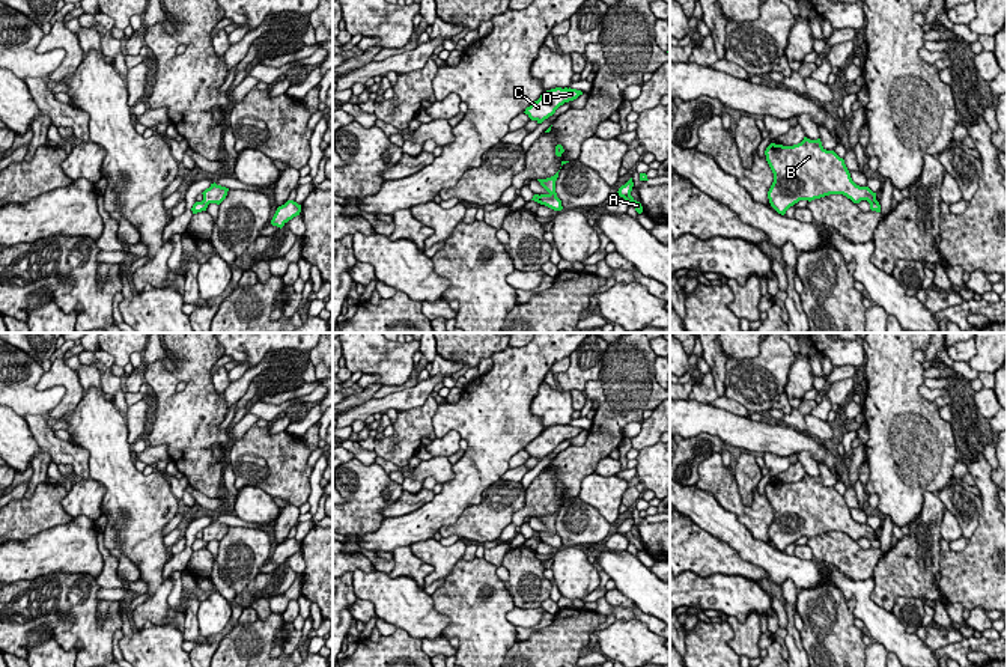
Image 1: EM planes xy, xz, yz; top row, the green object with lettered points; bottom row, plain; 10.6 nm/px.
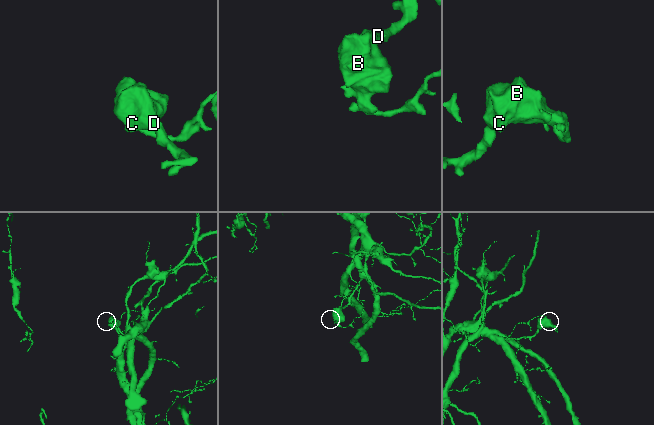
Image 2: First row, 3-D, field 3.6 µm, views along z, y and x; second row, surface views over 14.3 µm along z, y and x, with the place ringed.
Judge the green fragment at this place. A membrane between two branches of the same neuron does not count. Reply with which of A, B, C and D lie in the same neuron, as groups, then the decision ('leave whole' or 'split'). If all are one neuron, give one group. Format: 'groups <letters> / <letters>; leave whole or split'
groups A / B C D; split

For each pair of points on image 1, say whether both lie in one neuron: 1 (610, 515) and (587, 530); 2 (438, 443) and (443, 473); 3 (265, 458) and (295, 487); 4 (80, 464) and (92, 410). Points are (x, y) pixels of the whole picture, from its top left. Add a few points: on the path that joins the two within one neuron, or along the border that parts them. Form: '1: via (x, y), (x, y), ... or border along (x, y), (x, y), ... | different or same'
1: border along (578, 496), (610, 524) | different
2: border along (447, 456), (432, 458) | different
3: via (273, 464), (288, 479) | same
4: border along (69, 440), (88, 452), (89, 478) | different

